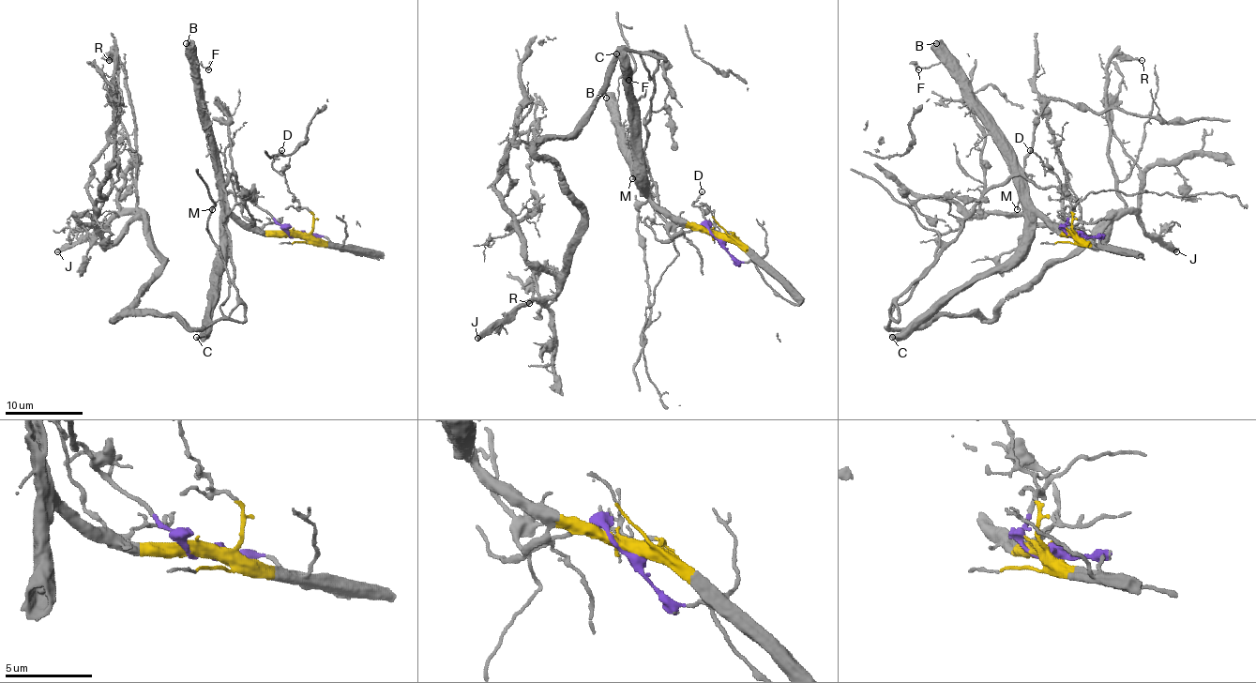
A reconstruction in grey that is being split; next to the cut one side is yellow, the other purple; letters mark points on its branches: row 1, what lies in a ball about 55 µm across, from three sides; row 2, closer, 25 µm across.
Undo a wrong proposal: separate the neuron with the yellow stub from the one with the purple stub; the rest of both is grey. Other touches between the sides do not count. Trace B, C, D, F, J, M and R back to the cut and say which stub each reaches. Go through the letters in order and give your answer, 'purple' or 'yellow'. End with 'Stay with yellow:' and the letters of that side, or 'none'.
B: yellow
C: yellow
D: yellow
F: yellow
J: purple
M: yellow
R: purple
Stay with yellow: B, C, D, F, M

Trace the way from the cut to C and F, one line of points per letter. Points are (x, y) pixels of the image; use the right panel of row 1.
C: (1077, 234), (1064, 234), (1039, 217), (1036, 219), (1034, 234), (1010, 257), (956, 287), (927, 314), (891, 338)
F: (1077, 234), (1061, 232), (1037, 210), (1028, 195), (1026, 174), (992, 116), (942, 64), (916, 64), (918, 69)

